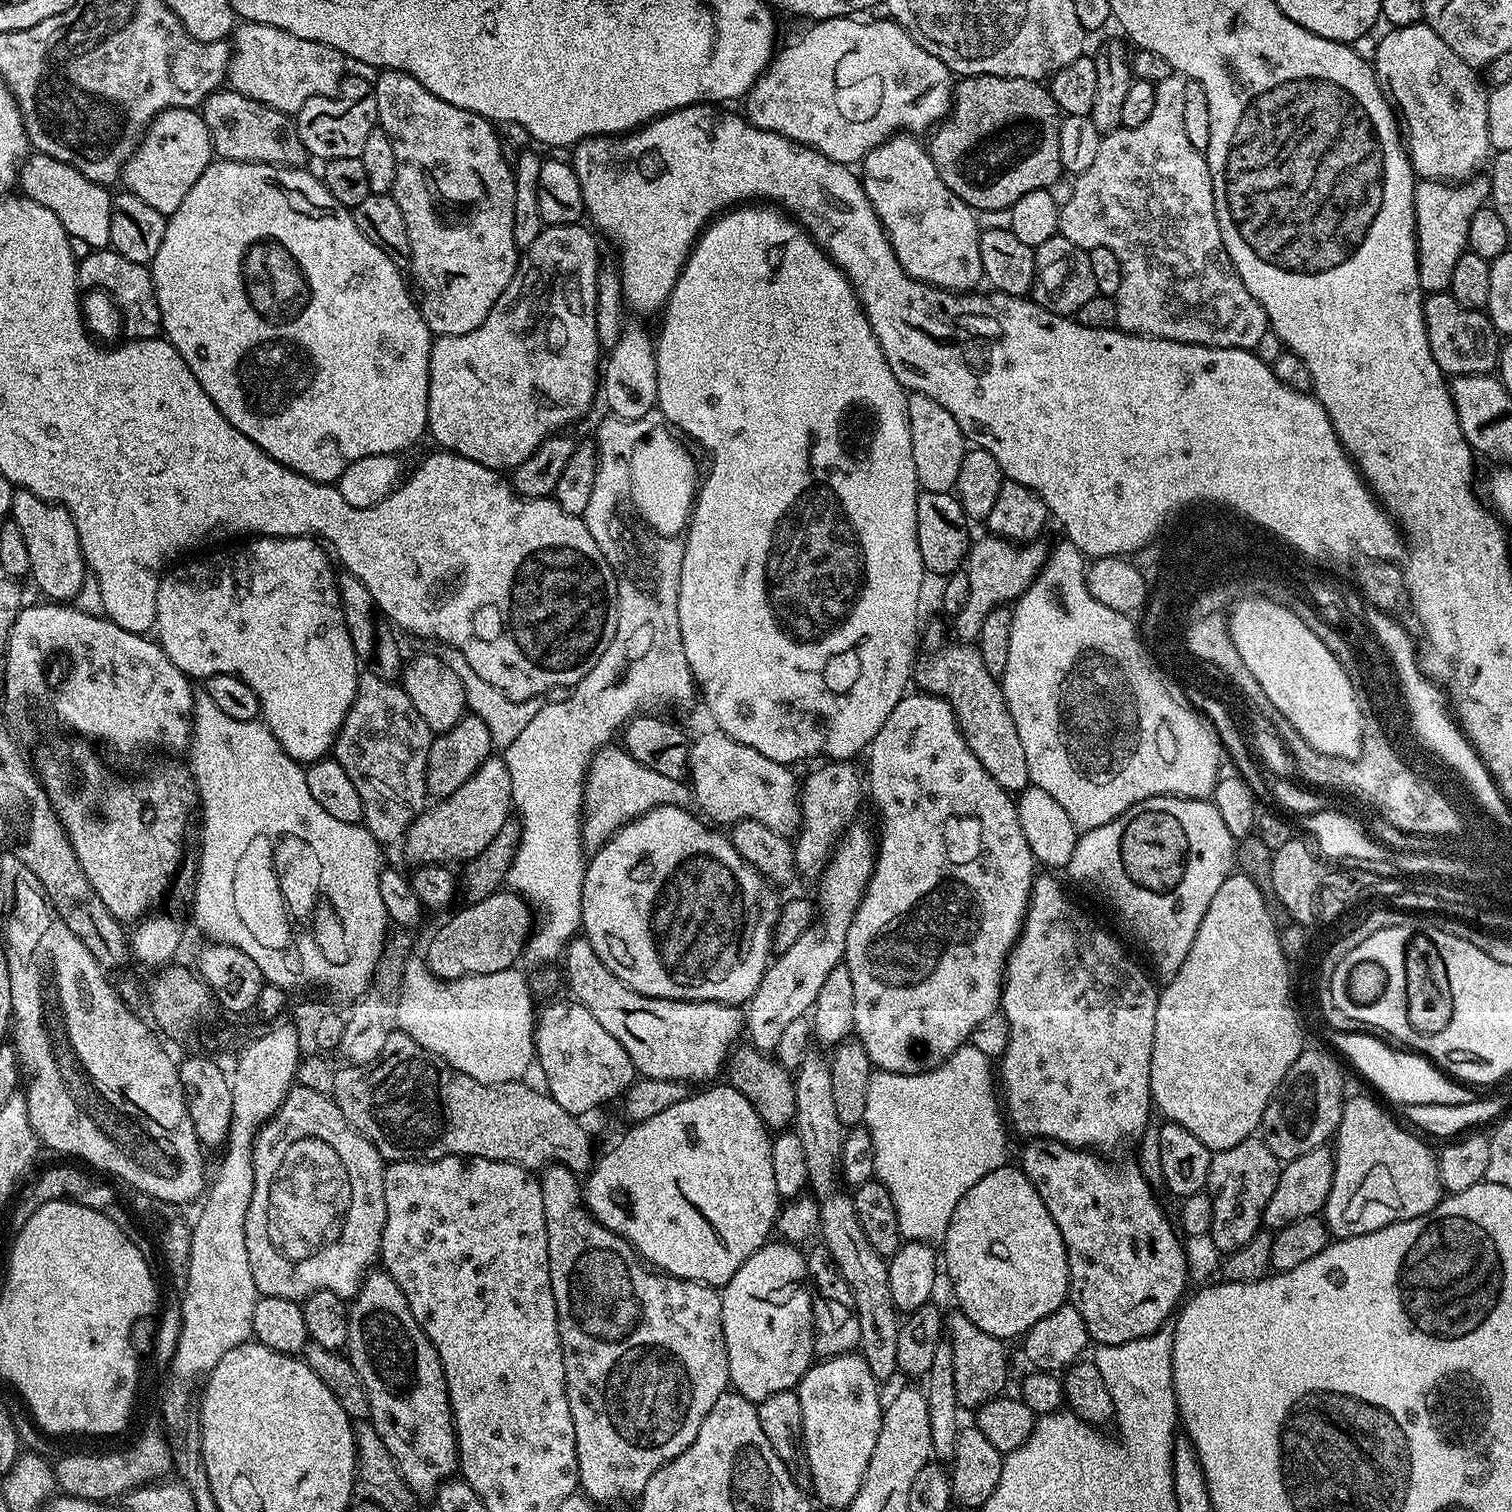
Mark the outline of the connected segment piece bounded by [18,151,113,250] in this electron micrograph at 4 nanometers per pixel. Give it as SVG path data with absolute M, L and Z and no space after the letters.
M33 151L21 163L18 188L23 195L38 202L38 206L54 210L58 222L62 222L69 236L83 238L84 241L90 242L94 250L104 250L109 247L113 193L105 185L90 182L86 174L74 170L74 166L66 162L58 162L58 158L50 158L46 154Z

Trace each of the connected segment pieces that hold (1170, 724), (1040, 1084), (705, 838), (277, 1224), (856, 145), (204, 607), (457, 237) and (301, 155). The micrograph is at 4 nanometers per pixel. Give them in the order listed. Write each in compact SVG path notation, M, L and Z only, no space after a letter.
M1061 539L1057 548L1053 547L1048 554L1048 561L1037 574L1035 582L1020 595L1012 608L1012 625L1010 626L1010 650L1006 654L1006 670L1002 677L1004 700L1008 703L1010 714L1014 718L1014 726L1018 730L1018 742L1022 742L1022 750L1026 754L1029 781L1035 787L1046 790L1066 814L1076 823L1077 829L1087 830L1106 826L1114 818L1118 818L1130 806L1155 796L1185 796L1191 800L1202 800L1213 795L1216 783L1222 776L1220 756L1222 745L1218 733L1196 720L1188 712L1183 696L1176 688L1164 680L1155 669L1147 665L1147 656L1142 650L1142 643L1132 641L1132 631L1126 630L1118 618L1110 615L1105 608L1099 608L1088 589L1086 579L1086 557L1078 551L1068 539Z
M1037 875L1032 881L1032 897L1028 900L1028 913L1024 915L1024 925L1020 931L1008 962L1004 965L1004 983L1000 993L1002 1015L1010 1028L1010 1038L1004 1055L998 1064L998 1076L1004 1079L1002 1088L1002 1108L1006 1113L1007 1123L1011 1131L1023 1138L1039 1138L1057 1140L1069 1144L1071 1148L1081 1150L1098 1150L1094 1148L1116 1148L1123 1140L1136 1140L1144 1132L1148 1124L1148 1115L1153 1115L1154 1105L1150 1090L1150 1054L1154 1042L1154 1014L1158 999L1158 988L1152 985L1153 977L1143 972L1128 957L1128 952L1107 932L1099 928L1070 897L1064 888L1055 880L1055 875Z
M659 804L657 808L651 808L646 814L642 814L637 820L631 820L612 833L612 837L600 848L591 853L584 869L584 885L582 886L582 925L583 939L590 942L594 954L604 963L615 976L628 988L640 992L644 996L653 996L663 1000L716 1000L719 1004L733 1006L744 1002L744 992L752 996L752 972L728 972L732 964L736 964L736 951L742 945L736 941L736 928L744 928L744 915L746 910L740 900L752 900L752 888L760 888L766 883L763 876L750 868L747 862L734 850L731 839L724 836L723 831L709 826L699 815L691 816L687 807L678 804Z
M293 1086L288 1097L278 1111L268 1119L268 1123L256 1135L256 1145L252 1151L254 1162L254 1194L250 1198L250 1210L246 1214L246 1254L250 1258L250 1274L254 1274L254 1286L260 1296L277 1296L303 1302L318 1290L330 1290L345 1298L354 1298L360 1293L364 1278L377 1263L380 1255L380 1239L386 1226L386 1194L384 1193L384 1170L386 1161L380 1151L361 1133L355 1132L346 1122L342 1110L332 1100L331 1095L315 1092L313 1088Z
M835 16L829 20L817 20L809 27L812 29L802 33L789 48L784 48L781 52L779 49L773 55L772 63L761 72L759 78L752 83L747 96L743 97L742 105L744 104L745 108L743 111L746 113L748 123L763 132L777 132L797 146L818 150L827 160L832 160L835 164L849 166L859 165L867 152L877 148L883 140L887 140L893 134L921 134L920 132L927 133L935 129L940 121L949 115L954 99L954 73L941 60L934 58L932 54L926 54L926 50L922 50L922 46L918 46L918 42L914 42L914 38L910 38L906 29L895 20L883 18L884 20L876 20L873 24L863 24L856 19L852 16Z
M261 536L241 544L244 544L241 548L232 548L229 552L212 552L209 556L198 557L197 560L185 559L169 567L161 575L156 595L154 636L166 654L166 658L170 658L170 662L174 662L174 666L178 666L178 670L182 670L185 676L207 678L214 674L230 674L246 682L246 686L250 686L250 690L254 690L258 698L263 723L268 725L268 729L272 731L274 738L282 746L282 750L291 760L307 766L313 764L315 760L325 759L333 751L336 735L340 732L342 722L356 697L358 657L354 650L354 642L350 642L350 634L346 630L344 615L340 609L338 576L337 573L332 573L333 561L329 553L327 551L324 553L316 545L319 543L311 536Z
M381 71L376 77L374 87L378 102L376 118L379 127L384 129L384 133L388 135L394 146L396 177L390 194L398 202L398 210L402 210L402 218L406 218L406 234L410 234L410 269L412 268L410 280L418 297L420 313L433 337L470 334L470 330L478 330L478 326L486 322L486 314L490 314L494 302L498 302L506 286L510 286L510 278L514 278L516 273L518 249L514 242L514 168L503 158L501 137L497 129L496 132L492 129L495 128L493 121L487 120L485 116L479 116L470 110L462 110L458 106L450 106L450 102L442 102L442 98L430 94L430 90L426 90L426 86L418 82L418 78L405 72Z
M217 90L204 99L202 115L210 130L212 151L221 160L244 160L248 164L276 164L279 168L304 168L310 157L296 129L295 119L260 104L238 91Z

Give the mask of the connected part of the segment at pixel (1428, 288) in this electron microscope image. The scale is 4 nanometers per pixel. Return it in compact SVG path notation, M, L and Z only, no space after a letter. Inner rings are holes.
M1477 174L1467 182L1441 182L1420 180L1414 190L1414 218L1416 219L1416 257L1418 282L1425 293L1446 292L1454 265L1468 251L1470 218L1485 207L1490 196L1490 180Z

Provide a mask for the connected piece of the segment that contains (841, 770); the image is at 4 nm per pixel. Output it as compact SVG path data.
M838 760L824 762L808 777L803 777L800 790L800 830L794 837L796 849L796 870L802 877L818 878L832 857L836 841L843 836L848 825L857 819L856 811L860 808L862 796L862 772L855 768L855 763Z

